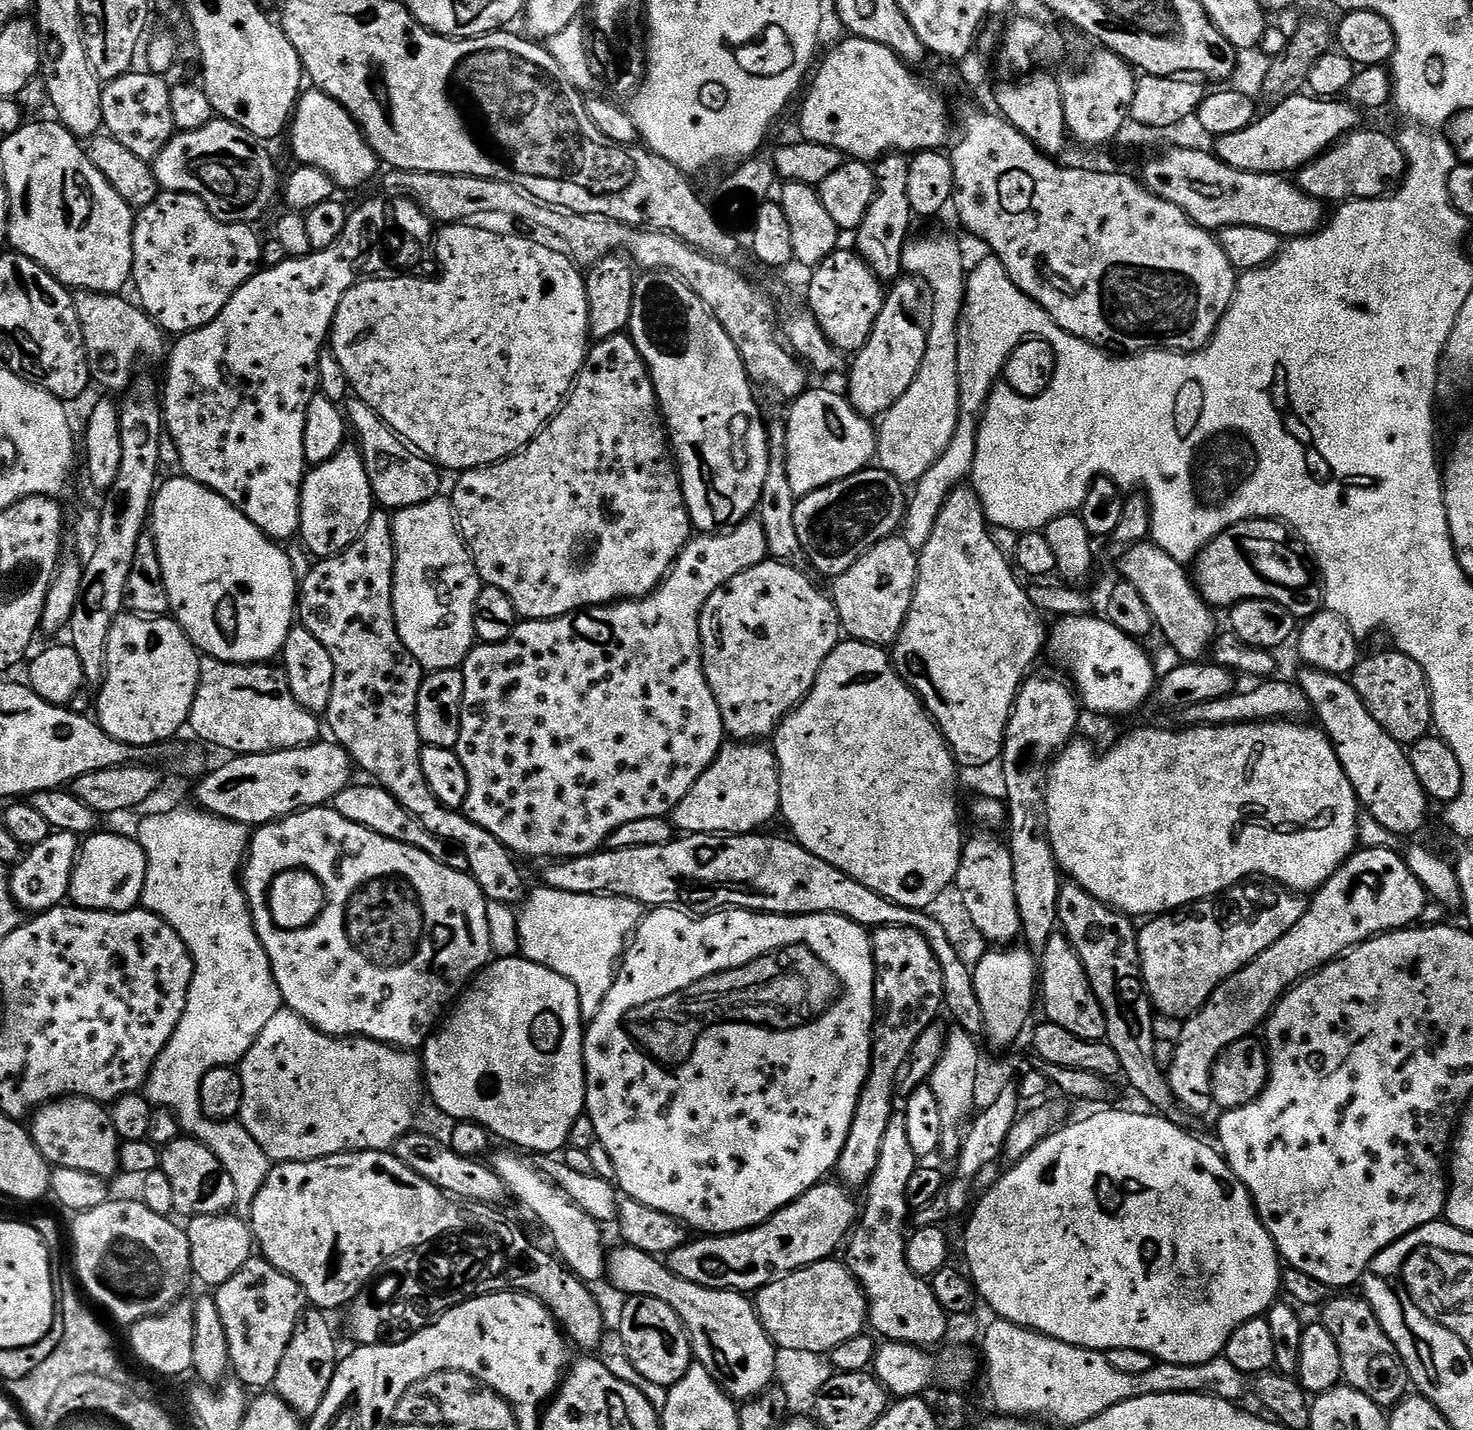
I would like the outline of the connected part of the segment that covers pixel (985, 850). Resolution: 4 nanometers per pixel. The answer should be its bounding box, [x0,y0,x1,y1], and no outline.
[954,836,1023,946]

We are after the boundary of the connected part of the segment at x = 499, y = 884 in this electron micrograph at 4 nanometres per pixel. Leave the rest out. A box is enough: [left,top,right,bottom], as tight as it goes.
[298,510,526,905]

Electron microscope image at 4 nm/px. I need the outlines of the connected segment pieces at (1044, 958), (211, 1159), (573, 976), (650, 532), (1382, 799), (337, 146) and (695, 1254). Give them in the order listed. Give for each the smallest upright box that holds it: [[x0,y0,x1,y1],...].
[[1038,930,1108,1041],[159,1134,235,1218],[516,886,642,1022],[450,334,694,620],[1298,666,1430,836],[290,90,382,189],[666,1183,858,1294]]

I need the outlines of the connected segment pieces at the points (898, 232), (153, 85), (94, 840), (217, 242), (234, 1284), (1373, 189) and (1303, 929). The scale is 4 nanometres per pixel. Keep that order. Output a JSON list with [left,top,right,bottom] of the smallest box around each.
[[855,154,914,282],[102,70,174,162],[70,830,148,912],[131,191,262,334],[214,1258,306,1389],[1298,130,1406,202],[1166,846,1430,1114]]

